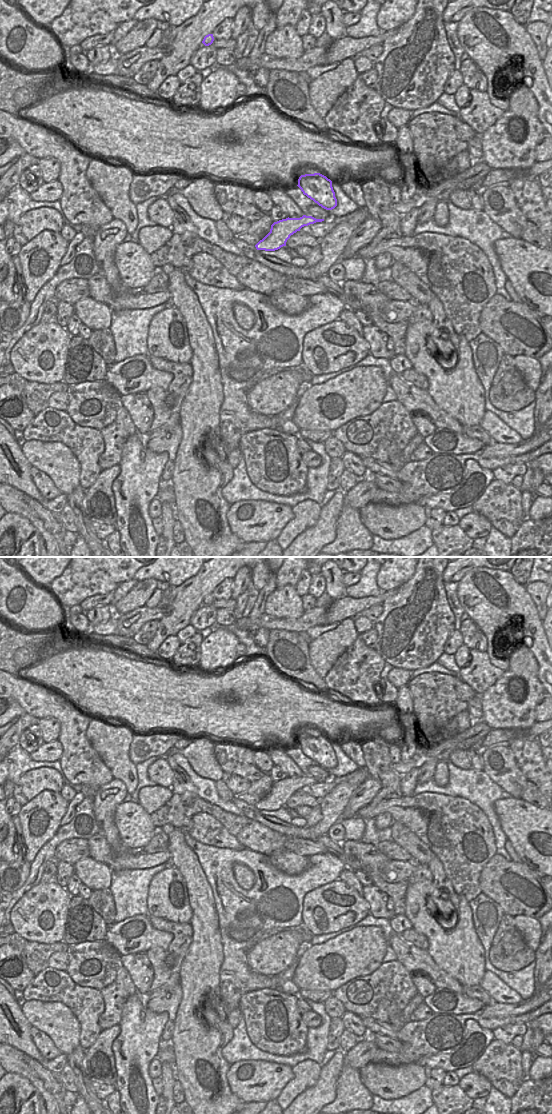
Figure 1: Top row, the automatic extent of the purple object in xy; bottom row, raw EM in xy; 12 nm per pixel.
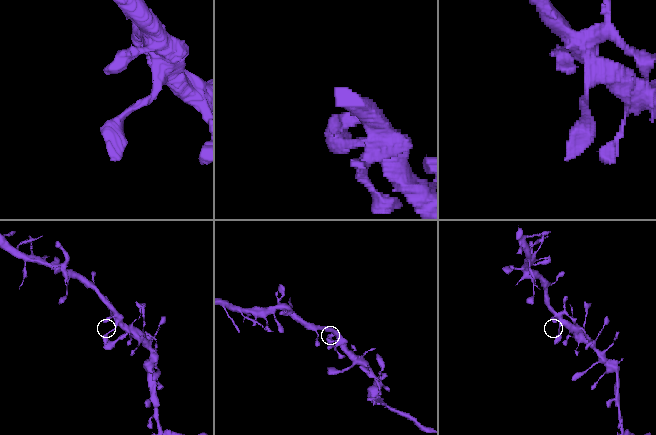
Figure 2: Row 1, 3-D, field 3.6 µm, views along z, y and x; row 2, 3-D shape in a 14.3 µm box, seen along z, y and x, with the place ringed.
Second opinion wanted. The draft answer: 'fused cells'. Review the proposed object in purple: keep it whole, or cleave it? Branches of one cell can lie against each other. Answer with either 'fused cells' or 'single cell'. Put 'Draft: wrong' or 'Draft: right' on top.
Draft: wrong
single cell

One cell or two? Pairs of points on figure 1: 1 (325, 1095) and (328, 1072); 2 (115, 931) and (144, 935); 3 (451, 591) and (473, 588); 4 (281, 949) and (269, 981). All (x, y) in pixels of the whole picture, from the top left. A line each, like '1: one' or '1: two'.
1: one
2: one
3: two
4: two

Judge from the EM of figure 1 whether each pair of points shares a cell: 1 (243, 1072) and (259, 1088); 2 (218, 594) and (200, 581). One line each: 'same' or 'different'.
1: same
2: different

